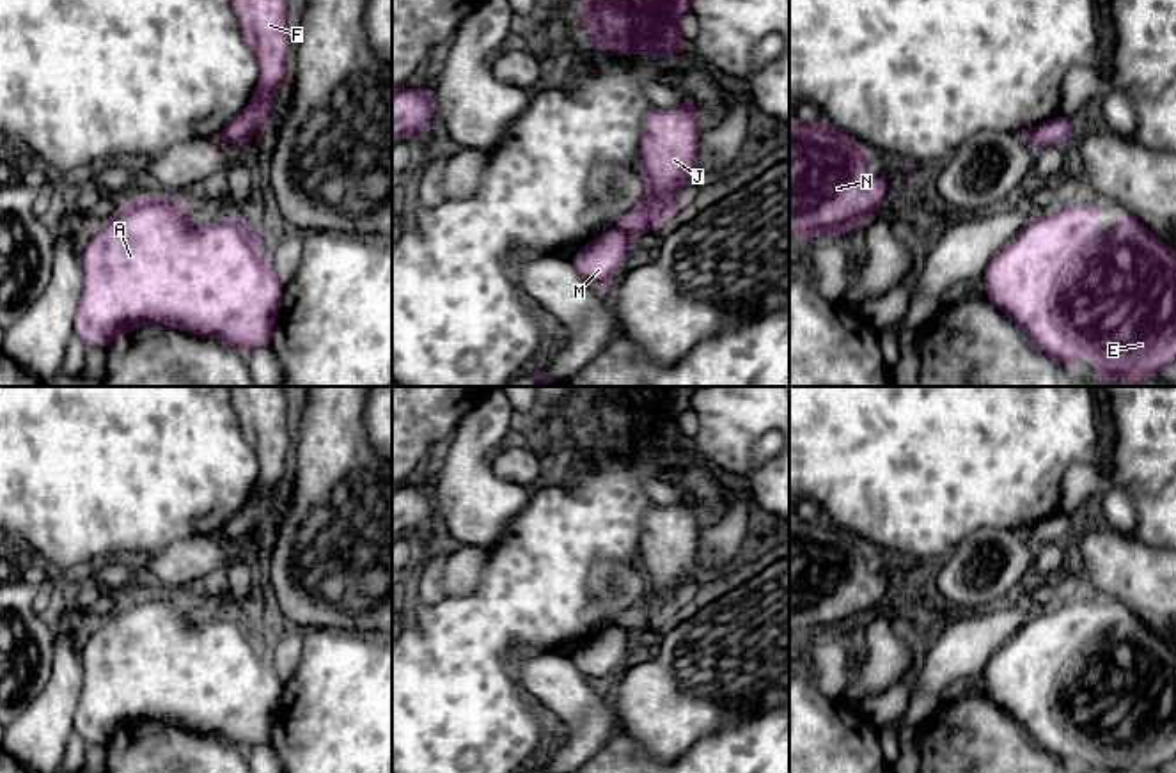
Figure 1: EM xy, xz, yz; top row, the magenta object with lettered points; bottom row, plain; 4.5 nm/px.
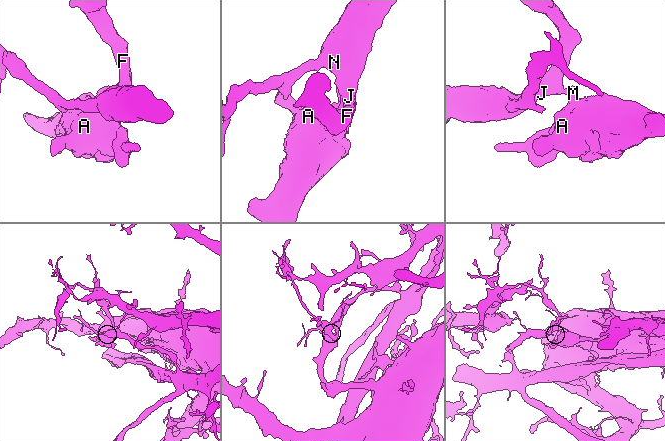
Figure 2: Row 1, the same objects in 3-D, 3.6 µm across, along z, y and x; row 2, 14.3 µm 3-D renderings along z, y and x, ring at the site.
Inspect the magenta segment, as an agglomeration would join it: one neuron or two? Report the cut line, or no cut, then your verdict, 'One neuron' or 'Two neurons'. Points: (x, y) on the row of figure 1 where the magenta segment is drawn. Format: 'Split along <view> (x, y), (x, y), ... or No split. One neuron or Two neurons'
Split along yz (1034, 128), (1027, 142). Two neurons

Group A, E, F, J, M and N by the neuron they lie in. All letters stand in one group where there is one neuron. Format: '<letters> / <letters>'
A E M / F J N

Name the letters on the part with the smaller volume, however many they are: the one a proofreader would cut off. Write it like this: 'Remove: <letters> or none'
Remove: F, J, N

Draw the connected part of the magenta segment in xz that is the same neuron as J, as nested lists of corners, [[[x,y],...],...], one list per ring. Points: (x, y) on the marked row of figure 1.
[[[685,96],[676,108],[653,108],[642,124],[640,174],[644,200],[628,211],[619,230],[628,238],[655,230],[678,207],[678,190],[697,179],[699,108]]]

